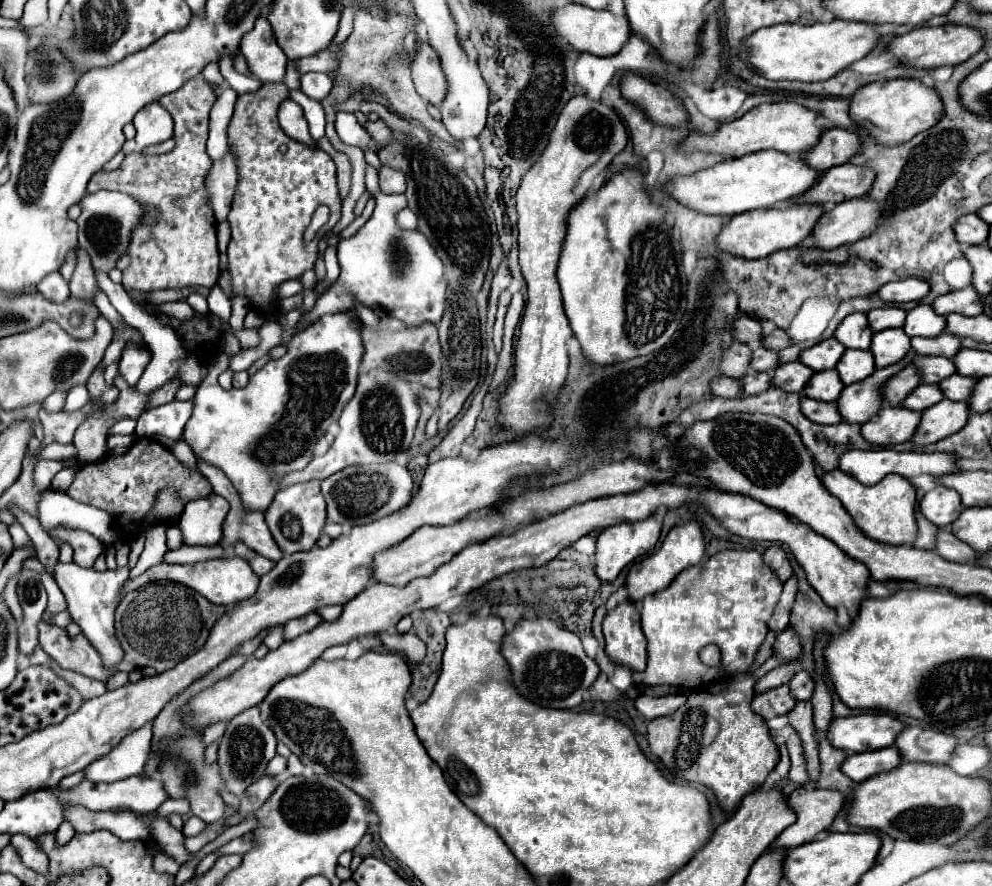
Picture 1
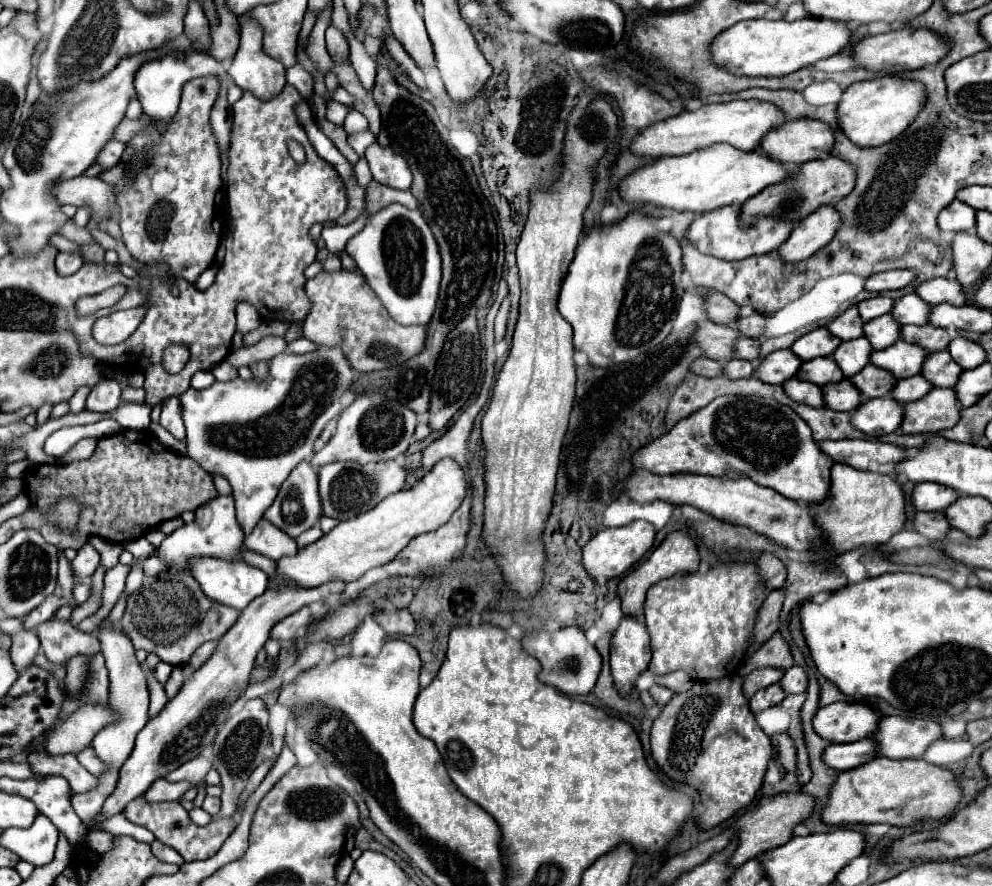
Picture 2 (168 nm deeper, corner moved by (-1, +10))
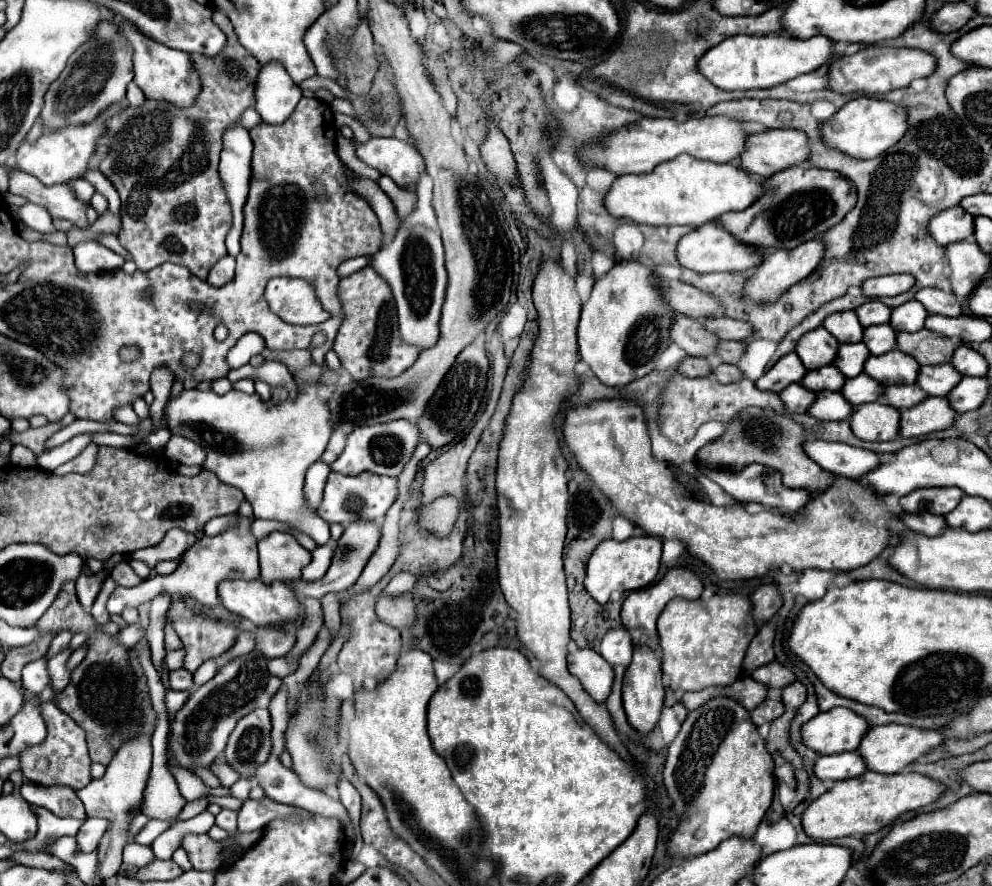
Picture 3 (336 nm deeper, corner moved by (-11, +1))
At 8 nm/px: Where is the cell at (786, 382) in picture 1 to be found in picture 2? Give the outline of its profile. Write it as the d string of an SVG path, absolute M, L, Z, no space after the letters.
M776 350L766 356L756 368L756 376L768 384L784 384L796 376L802 360L792 350Z

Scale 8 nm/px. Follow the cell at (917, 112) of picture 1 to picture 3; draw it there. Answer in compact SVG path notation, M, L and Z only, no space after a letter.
M858 97L848 101L840 111L836 111L828 121L820 125L820 137L830 149L838 149L854 159L874 159L888 147L896 145L906 133L906 111L890 101Z

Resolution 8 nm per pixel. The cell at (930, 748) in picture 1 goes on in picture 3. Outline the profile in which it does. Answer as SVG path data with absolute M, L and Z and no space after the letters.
M880 725L870 727L868 733L862 737L858 745L860 757L866 761L866 769L876 773L900 773L906 769L912 761L916 761L920 755L928 753L932 747L940 745L944 741L944 735L934 729L916 729L906 725Z

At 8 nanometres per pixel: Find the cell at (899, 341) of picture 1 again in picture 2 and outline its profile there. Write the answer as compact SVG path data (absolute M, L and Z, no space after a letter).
M884 314L864 324L864 336L870 340L874 350L884 350L900 340L900 324L892 320L892 314Z

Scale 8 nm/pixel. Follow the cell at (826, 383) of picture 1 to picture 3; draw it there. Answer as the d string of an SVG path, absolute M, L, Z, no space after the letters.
M826 365L826 367L814 369L814 371L806 371L800 385L818 393L818 391L824 391L824 389L838 391L844 385L844 381L846 381L846 377L834 365Z

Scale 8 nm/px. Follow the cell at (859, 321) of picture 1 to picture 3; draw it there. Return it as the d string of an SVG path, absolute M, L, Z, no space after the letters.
M854 311L832 313L824 319L822 327L826 327L826 331L830 331L840 343L858 343L862 341L862 333L864 333Z

